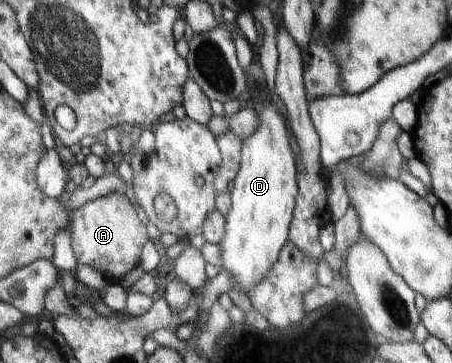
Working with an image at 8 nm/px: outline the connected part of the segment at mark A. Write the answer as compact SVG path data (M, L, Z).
M109 195L69 212L68 228L76 261L97 269L109 283L119 283L140 265L141 249L149 241L146 227L129 201L126 195Z

